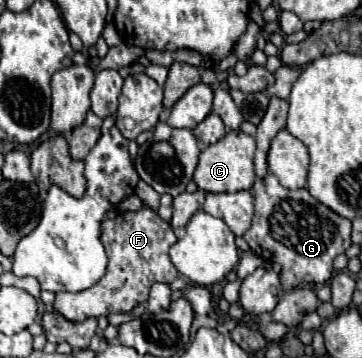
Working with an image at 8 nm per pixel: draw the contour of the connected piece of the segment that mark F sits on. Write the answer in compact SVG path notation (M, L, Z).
M143 207L137 213L119 213L115 219L101 223L101 243L109 257L107 271L93 287L79 293L57 293L53 309L65 319L77 323L89 317L113 315L131 311L137 303L145 303L153 283L171 283L179 277L179 271L169 259L169 249L177 241L171 225L163 221L155 211Z

